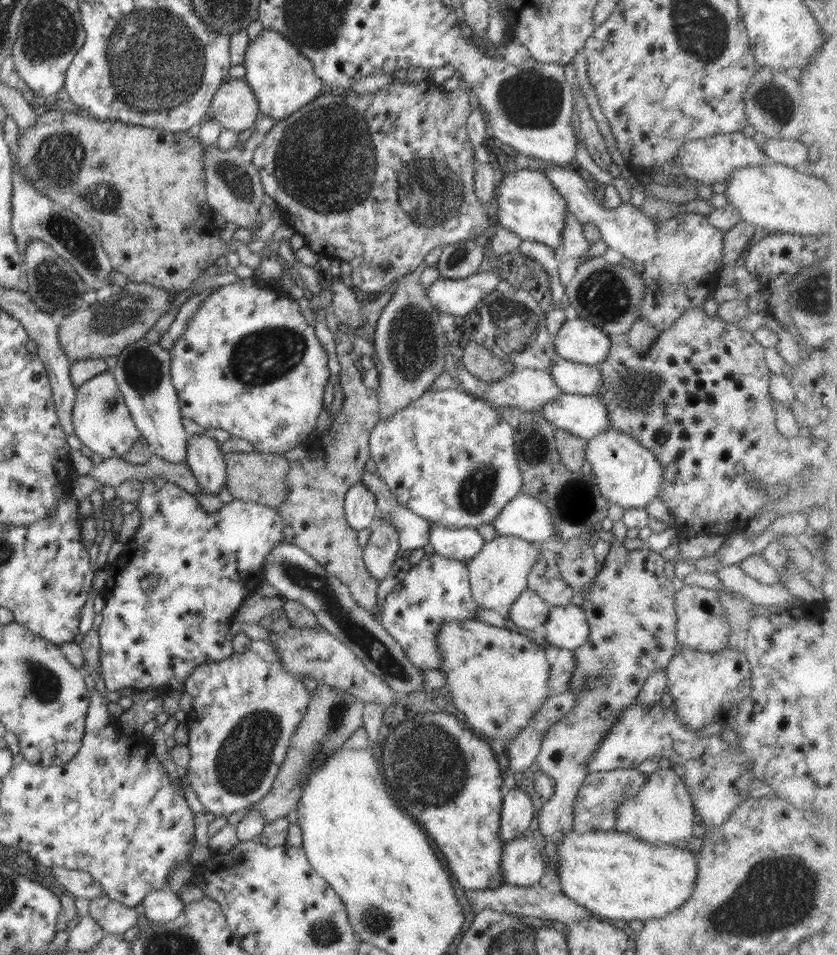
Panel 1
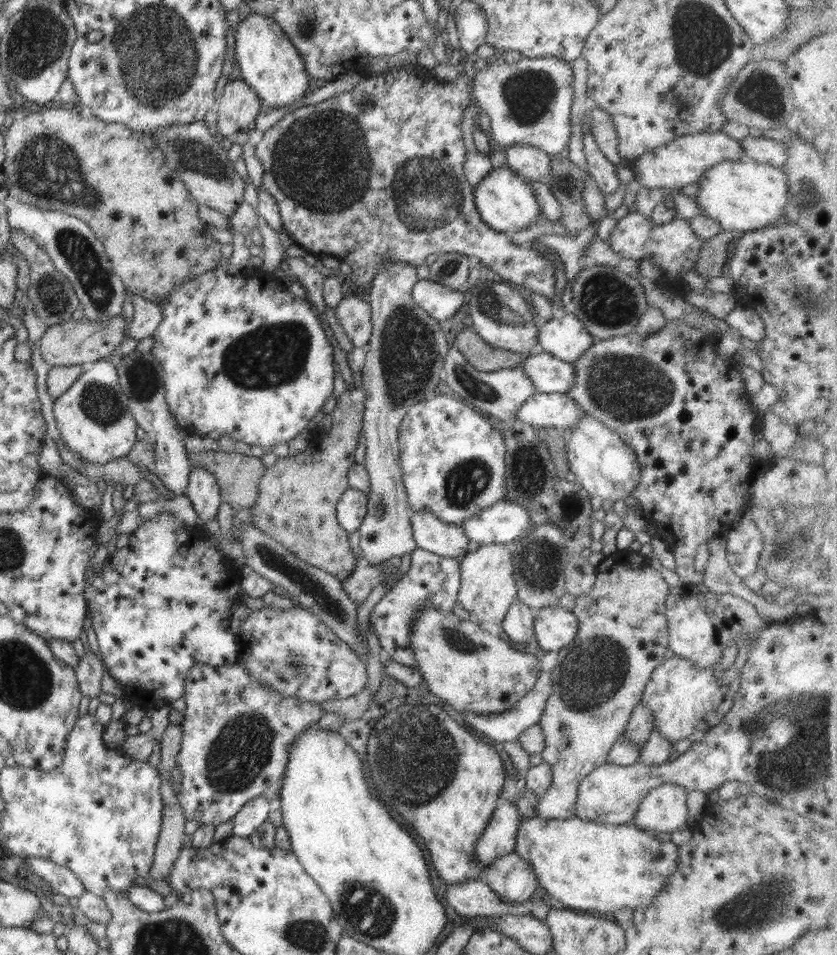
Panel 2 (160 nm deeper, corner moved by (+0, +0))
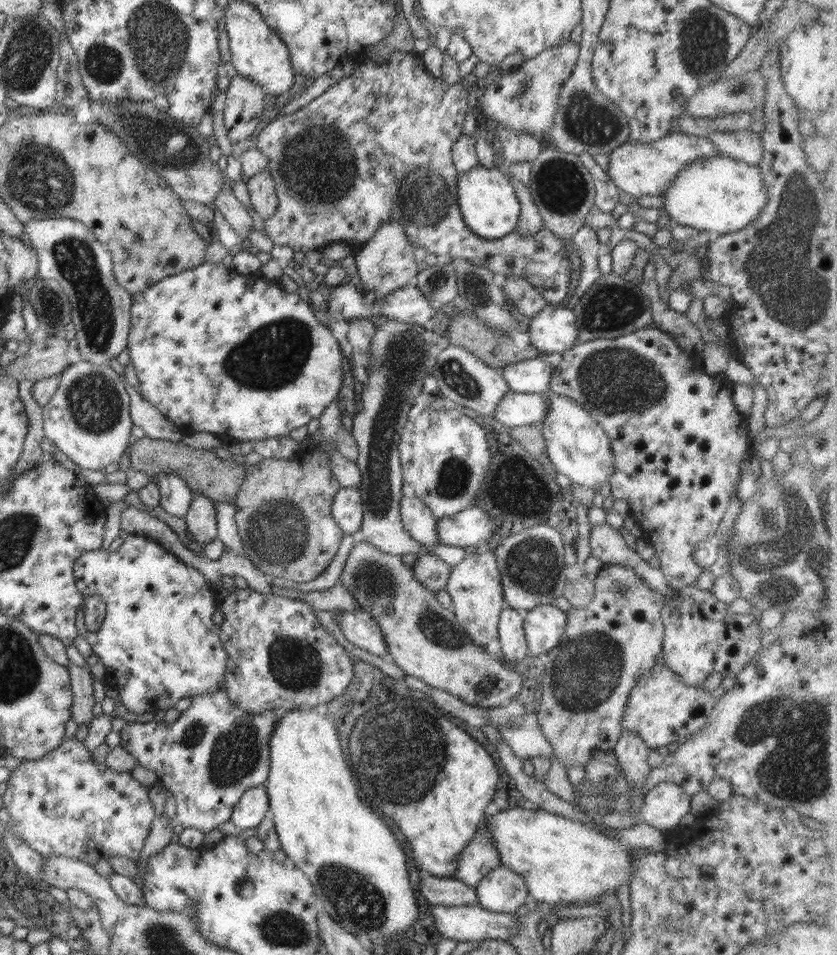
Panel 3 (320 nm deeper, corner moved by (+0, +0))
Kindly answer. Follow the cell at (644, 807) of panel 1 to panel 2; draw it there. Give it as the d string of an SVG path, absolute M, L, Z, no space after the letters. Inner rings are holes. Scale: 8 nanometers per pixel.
M665 782L648 792L628 824L656 836L668 837L680 826L687 824L687 797L688 792L685 788Z

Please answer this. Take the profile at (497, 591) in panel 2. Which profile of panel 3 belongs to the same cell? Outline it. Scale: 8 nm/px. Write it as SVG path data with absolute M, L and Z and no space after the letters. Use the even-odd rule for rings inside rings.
M492 550L484 554L466 554L462 562L452 567L445 590L451 596L457 624L474 644L486 648L489 641L498 638L499 616L506 602L503 597L500 571Z

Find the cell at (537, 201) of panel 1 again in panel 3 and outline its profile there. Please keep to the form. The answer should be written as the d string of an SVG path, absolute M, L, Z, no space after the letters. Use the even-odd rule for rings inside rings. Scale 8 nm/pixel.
M478 165L468 172L458 173L457 180L457 204L471 232L486 240L496 240L514 232L521 204L504 165L495 168Z

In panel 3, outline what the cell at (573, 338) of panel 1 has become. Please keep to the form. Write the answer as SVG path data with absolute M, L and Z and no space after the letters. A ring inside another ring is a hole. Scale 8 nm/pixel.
M548 303L535 317L531 318L528 334L532 348L537 348L543 356L563 355L578 343L576 315L567 306Z

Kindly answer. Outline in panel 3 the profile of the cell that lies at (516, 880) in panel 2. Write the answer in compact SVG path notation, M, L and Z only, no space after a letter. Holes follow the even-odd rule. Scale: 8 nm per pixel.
M508 867L495 868L483 880L480 880L478 887L476 887L478 905L492 913L514 914L521 906L527 905L528 896L530 896L530 893L526 889L526 881Z

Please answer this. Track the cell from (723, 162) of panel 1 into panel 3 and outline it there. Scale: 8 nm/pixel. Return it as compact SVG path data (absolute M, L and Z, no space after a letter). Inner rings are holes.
M682 132L668 134L651 143L626 140L609 154L607 173L612 183L630 196L658 196L672 186L673 178L685 164L718 154L719 150L709 138Z

